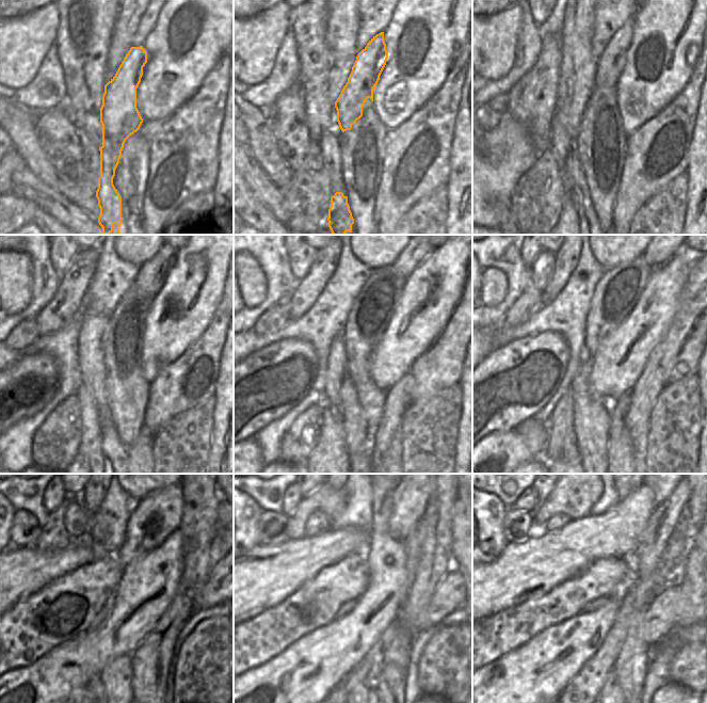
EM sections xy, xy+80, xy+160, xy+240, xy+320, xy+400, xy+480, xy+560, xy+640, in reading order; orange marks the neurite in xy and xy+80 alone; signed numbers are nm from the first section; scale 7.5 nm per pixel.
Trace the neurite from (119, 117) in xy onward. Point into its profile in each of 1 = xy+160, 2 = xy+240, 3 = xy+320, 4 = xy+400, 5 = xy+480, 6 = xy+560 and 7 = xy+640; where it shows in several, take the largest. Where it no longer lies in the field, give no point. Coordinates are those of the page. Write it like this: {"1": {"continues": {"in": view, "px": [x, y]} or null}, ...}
{"1": {"continues": {"in": "xy+160", "px": [610, 64]}}, "2": {"continues": {"in": "xy+240", "px": [151, 274]}}, "3": {"continues": {"in": "xy+320", "px": [412, 256]}}, "4": {"continues": {"in": "xy+400", "px": [655, 256]}}, "5": {"continues": null}, "6": {"continues": null}, "7": {"continues": null}}

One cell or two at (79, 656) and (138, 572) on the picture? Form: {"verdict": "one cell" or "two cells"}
{"verdict": "one cell"}

